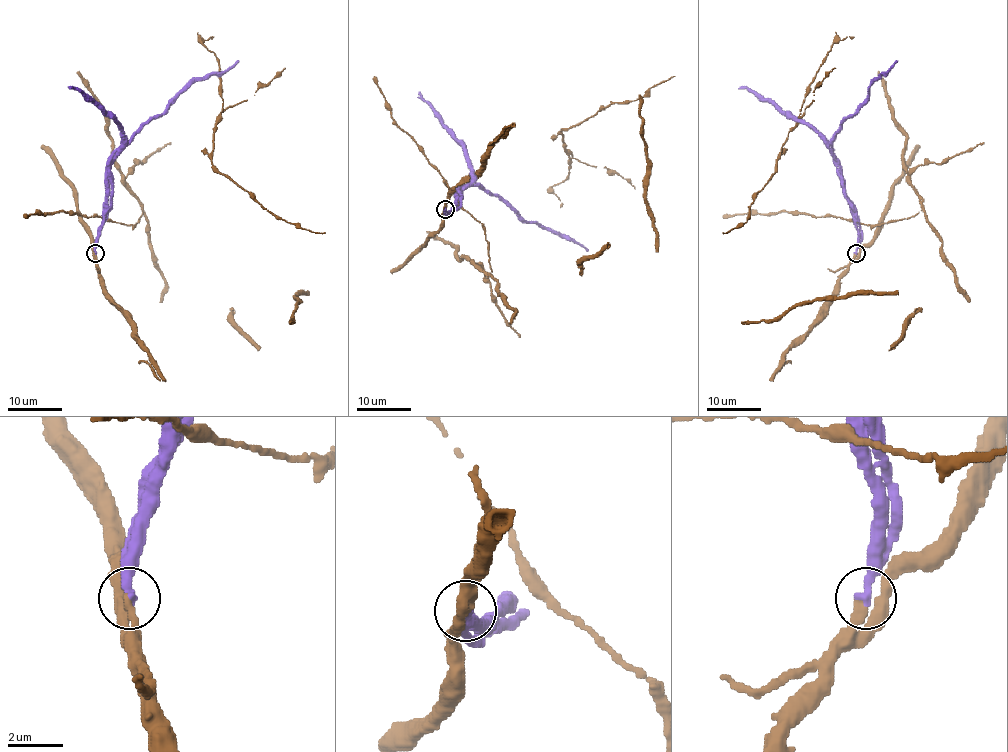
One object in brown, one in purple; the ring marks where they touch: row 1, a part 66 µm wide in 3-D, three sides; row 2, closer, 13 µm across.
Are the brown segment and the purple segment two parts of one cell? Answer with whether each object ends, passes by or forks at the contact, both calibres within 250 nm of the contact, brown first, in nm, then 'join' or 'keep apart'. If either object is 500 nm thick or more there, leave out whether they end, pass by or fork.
brown ends there; purple ends there; 360 nm thick on the brown side, 400 nm on the other; join

